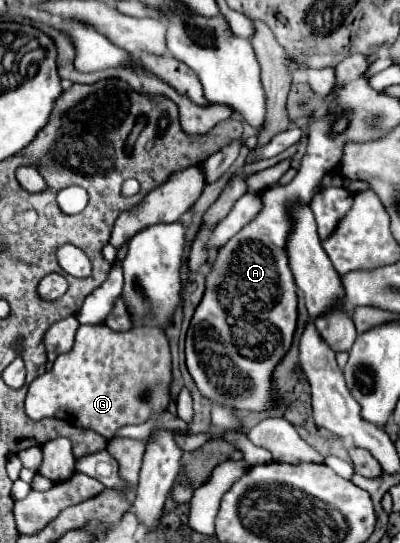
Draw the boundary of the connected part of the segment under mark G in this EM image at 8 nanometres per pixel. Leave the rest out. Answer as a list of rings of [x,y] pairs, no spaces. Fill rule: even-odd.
[[[81,325],[77,329],[75,345],[53,363],[53,369],[39,375],[27,391],[27,415],[35,421],[45,417],[59,417],[65,423],[93,429],[111,439],[121,427],[147,421],[153,413],[167,409],[171,387],[171,353],[163,329],[137,325],[131,331],[117,333],[107,325]]]

